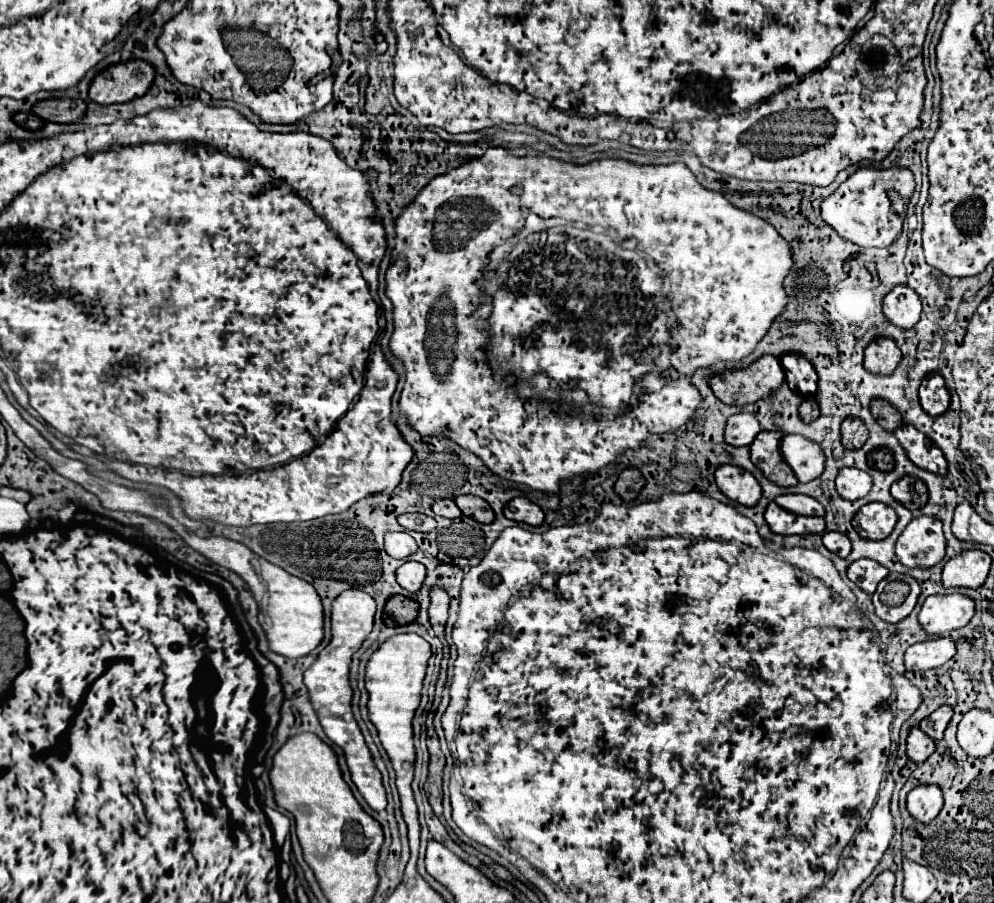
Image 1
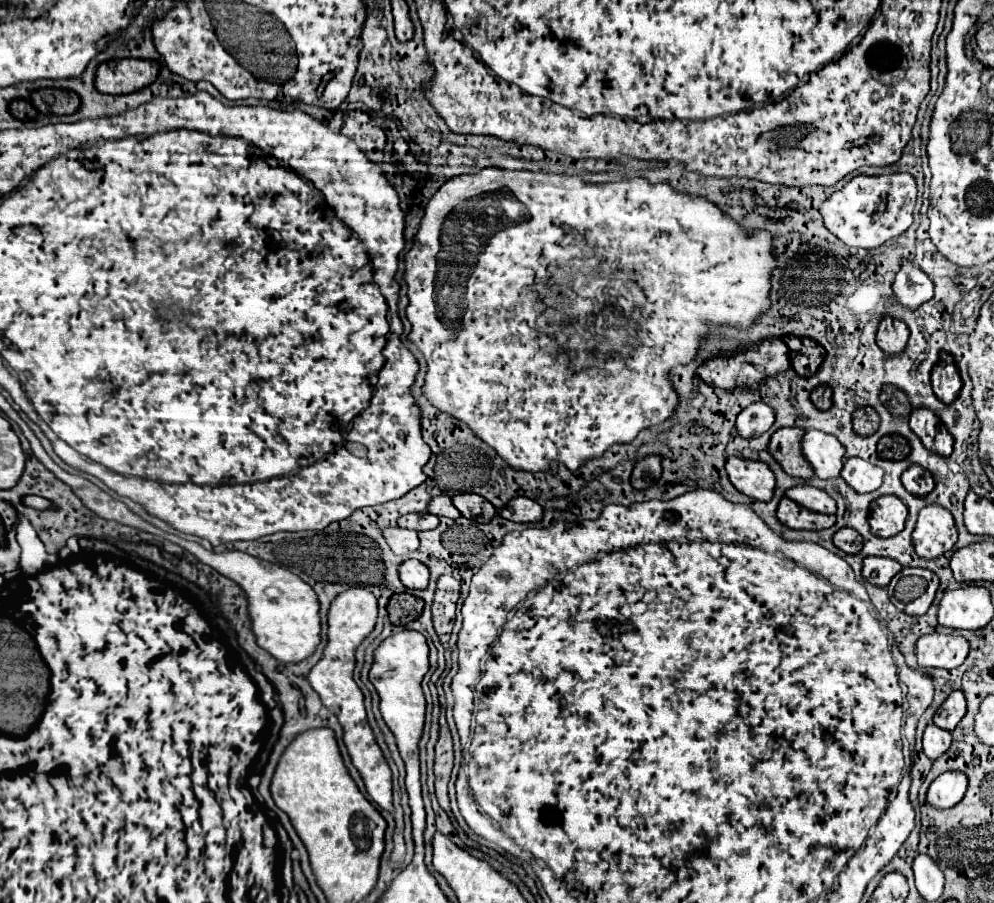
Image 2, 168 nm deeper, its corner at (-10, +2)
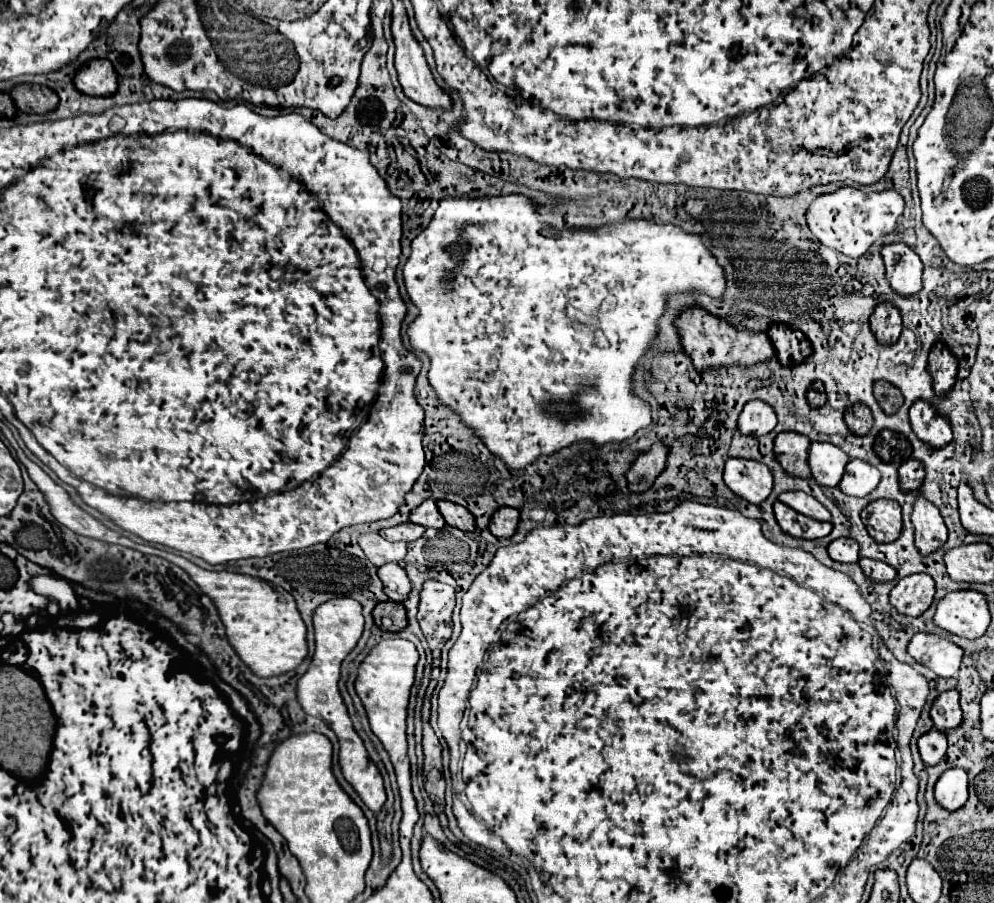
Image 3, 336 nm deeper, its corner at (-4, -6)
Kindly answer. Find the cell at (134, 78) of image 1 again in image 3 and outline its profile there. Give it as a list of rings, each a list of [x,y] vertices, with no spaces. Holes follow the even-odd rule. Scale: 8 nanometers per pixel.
[[[106,59],[88,61],[76,77],[76,89],[86,95],[110,97],[118,91],[118,73]]]

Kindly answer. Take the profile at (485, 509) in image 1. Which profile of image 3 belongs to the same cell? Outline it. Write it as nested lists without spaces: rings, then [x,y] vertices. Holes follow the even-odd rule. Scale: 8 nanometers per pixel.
[[[436,501],[442,517],[448,525],[458,527],[462,531],[476,531],[476,517],[462,505],[456,505],[452,501]]]

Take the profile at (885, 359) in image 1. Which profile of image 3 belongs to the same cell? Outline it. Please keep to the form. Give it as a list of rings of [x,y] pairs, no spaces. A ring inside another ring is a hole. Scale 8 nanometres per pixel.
[[[880,303],[870,315],[870,329],[880,345],[894,345],[902,329],[902,319],[898,309],[890,303]]]

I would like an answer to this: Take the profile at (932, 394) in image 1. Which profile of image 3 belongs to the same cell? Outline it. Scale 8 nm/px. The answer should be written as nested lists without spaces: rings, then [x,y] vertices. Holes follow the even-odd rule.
[[[940,341],[930,351],[928,373],[932,377],[932,387],[936,395],[946,395],[952,391],[958,373],[958,361]]]

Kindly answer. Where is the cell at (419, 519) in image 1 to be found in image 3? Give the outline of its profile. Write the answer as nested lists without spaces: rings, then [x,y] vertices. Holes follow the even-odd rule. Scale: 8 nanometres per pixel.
[[[402,523],[402,525],[396,525],[396,527],[388,527],[388,529],[382,529],[380,535],[388,541],[416,541],[424,535],[426,527],[422,525],[416,525],[416,523]]]

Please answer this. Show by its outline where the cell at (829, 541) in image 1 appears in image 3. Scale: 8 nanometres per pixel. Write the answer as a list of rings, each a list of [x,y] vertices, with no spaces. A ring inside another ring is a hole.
[[[834,539],[828,545],[828,555],[840,563],[856,563],[860,559],[858,543],[854,539]]]

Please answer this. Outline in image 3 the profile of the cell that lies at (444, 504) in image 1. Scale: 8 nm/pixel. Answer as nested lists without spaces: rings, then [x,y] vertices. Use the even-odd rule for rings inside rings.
[[[424,501],[418,509],[414,509],[414,513],[410,515],[410,521],[424,527],[436,527],[436,529],[442,529],[446,525],[446,521],[442,519],[436,507],[436,501]]]

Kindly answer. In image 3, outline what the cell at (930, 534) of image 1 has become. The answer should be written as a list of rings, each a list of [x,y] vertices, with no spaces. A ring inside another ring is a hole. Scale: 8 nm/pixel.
[[[922,495],[914,503],[912,525],[916,533],[914,543],[922,555],[932,555],[948,541],[948,529],[938,507],[926,501]]]

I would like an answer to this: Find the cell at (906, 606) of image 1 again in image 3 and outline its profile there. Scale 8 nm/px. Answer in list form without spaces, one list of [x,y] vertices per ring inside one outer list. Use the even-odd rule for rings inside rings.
[[[916,573],[900,579],[890,591],[890,603],[904,615],[922,615],[934,599],[934,581],[926,573]]]

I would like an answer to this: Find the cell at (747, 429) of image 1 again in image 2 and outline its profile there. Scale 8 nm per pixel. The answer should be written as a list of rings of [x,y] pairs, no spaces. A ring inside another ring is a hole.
[[[752,403],[738,415],[736,429],[742,437],[756,437],[768,431],[774,423],[774,411],[766,403]]]

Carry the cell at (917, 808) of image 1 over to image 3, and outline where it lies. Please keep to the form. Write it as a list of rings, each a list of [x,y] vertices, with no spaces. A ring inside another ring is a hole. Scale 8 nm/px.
[[[948,769],[934,785],[934,799],[946,811],[960,809],[968,799],[968,777],[964,769]]]

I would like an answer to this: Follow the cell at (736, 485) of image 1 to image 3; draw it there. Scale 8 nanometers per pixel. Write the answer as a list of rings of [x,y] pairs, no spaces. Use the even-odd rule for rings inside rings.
[[[728,459],[724,483],[748,503],[762,503],[772,493],[772,473],[766,465],[748,459]]]

